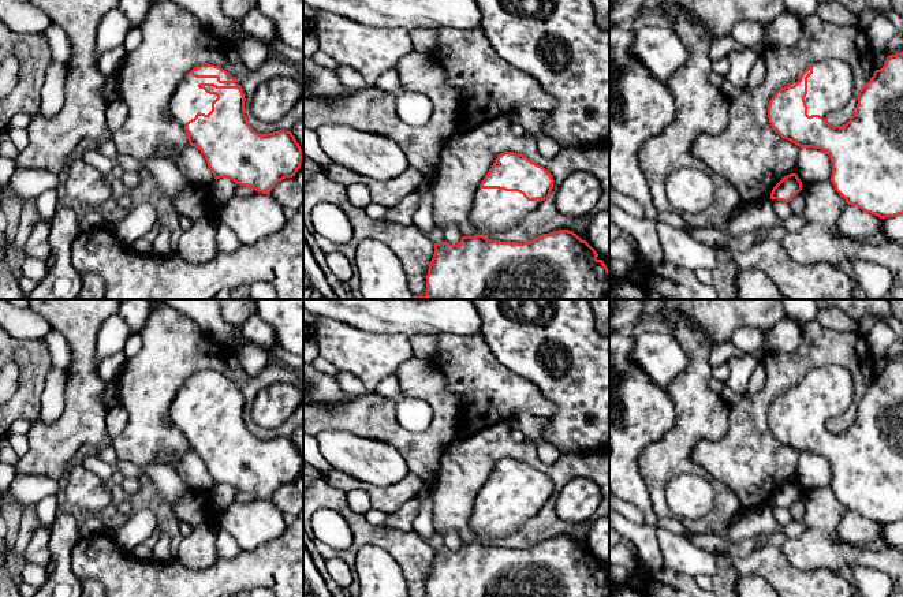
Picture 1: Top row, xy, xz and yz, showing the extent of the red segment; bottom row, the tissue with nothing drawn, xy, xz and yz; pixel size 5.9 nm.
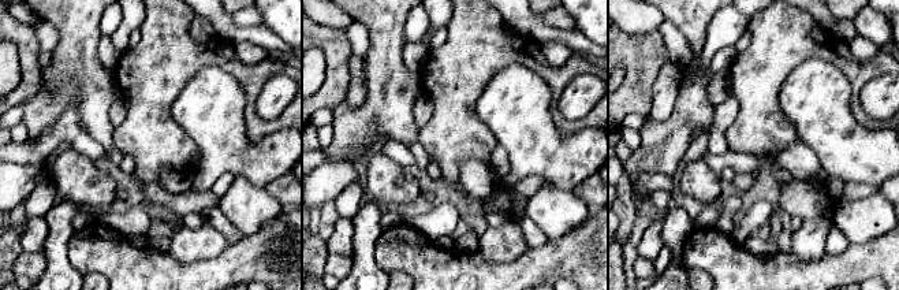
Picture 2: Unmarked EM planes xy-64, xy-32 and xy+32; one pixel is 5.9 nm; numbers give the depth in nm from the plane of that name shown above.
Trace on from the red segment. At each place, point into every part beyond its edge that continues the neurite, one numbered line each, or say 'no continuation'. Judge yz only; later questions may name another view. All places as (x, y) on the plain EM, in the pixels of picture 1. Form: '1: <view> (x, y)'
1: yz (831, 391)

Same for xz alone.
1: xz (493, 517)

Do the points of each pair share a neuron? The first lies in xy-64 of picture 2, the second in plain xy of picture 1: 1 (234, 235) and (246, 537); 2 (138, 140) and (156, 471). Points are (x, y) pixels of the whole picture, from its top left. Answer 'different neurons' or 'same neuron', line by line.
1: different neurons
2: different neurons

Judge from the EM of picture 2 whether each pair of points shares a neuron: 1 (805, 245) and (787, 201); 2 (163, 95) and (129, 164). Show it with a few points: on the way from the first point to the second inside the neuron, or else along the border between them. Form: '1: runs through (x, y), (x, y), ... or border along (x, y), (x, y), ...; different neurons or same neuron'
1: runs through (806, 234), (806, 218), (798, 209); same neuron
2: border along (125, 153), (133, 157), (134, 174); different neurons

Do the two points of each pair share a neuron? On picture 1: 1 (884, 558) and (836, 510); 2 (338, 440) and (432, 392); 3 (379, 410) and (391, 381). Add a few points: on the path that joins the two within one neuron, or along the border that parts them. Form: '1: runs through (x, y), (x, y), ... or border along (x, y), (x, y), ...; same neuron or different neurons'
1: runs through (862, 558), (850, 556), (832, 547), (829, 532); same neuron
2: border along (318, 432), (349, 429), (361, 436), (381, 441); different neurons
3: border along (376, 391), (395, 403), (396, 420), (400, 424); different neurons

